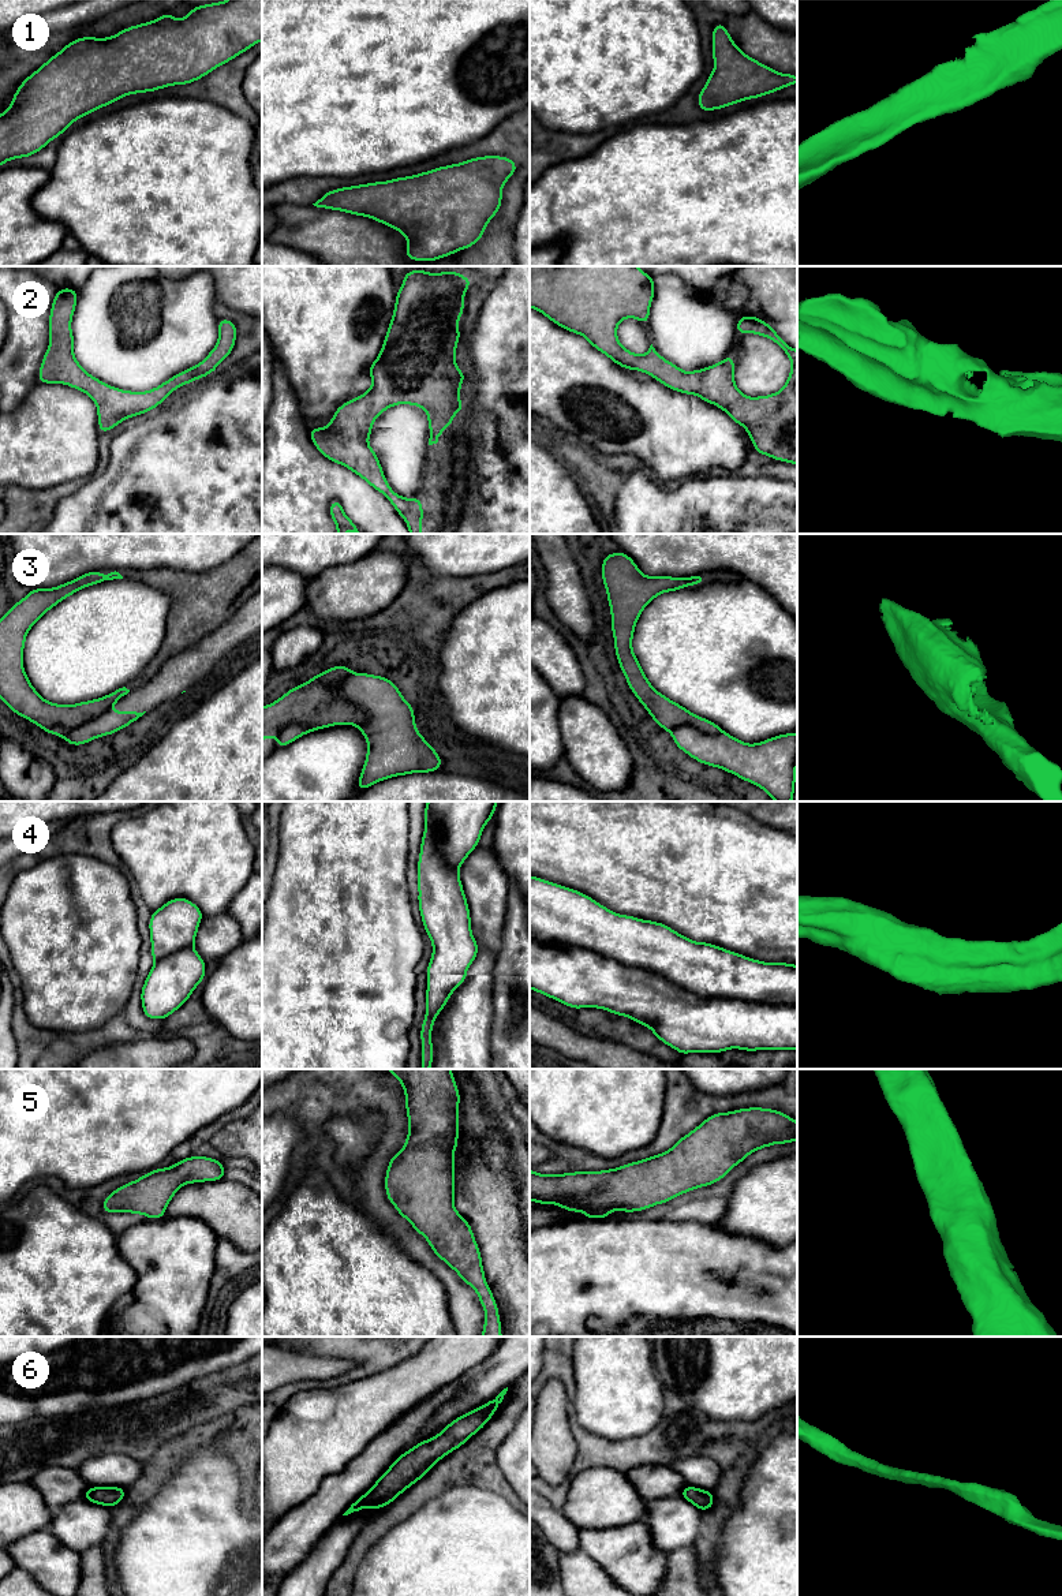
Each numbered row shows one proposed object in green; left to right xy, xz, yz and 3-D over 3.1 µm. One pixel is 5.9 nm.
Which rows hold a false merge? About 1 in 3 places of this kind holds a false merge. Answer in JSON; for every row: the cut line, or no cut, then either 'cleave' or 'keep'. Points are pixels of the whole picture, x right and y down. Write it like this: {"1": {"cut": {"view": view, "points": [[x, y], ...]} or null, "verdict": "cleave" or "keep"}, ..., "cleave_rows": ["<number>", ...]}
{"1": {"cut": null, "verdict": "keep"}, "2": {"cut": null, "verdict": "keep"}, "3": {"cut": {"view": "xz", "points": [[352, 673], [339, 694], [365, 713], [359, 725]]}, "verdict": "cleave"}, "4": {"cut": {"view": "yz", "points": [[530, 935], [647, 968], [695, 994], [796, 1005]]}, "verdict": "cleave"}, "5": {"cut": null, "verdict": "keep"}, "6": {"cut": null, "verdict": "keep"}, "cleave_rows": ["3", "4"]}

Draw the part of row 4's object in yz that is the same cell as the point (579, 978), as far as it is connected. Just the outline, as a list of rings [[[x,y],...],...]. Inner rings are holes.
[[[530,937],[530,988],[572,1009],[597,1008],[625,1016],[648,1027],[665,1044],[681,1055],[689,1053],[723,1053],[729,1049],[744,1051],[797,1050],[797,1005],[737,1001],[728,997],[700,997],[670,983],[659,973],[621,964],[592,950],[558,943],[547,946]]]

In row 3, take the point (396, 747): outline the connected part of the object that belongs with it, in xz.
[[[355,673],[343,681],[339,694],[367,717],[356,725],[369,745],[358,792],[390,777],[441,769],[442,759],[416,729],[415,709],[393,681]]]

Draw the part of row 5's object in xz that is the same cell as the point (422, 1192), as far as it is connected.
[[[385,1069],[399,1079],[405,1095],[410,1122],[401,1151],[396,1152],[385,1174],[385,1192],[396,1211],[423,1236],[437,1257],[444,1260],[479,1296],[486,1312],[482,1337],[502,1337],[498,1305],[485,1279],[482,1256],[468,1221],[453,1206],[453,1154],[459,1145],[460,1092],[450,1069]]]

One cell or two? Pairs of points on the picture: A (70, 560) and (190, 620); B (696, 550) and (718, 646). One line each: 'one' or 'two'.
A: two
B: two

